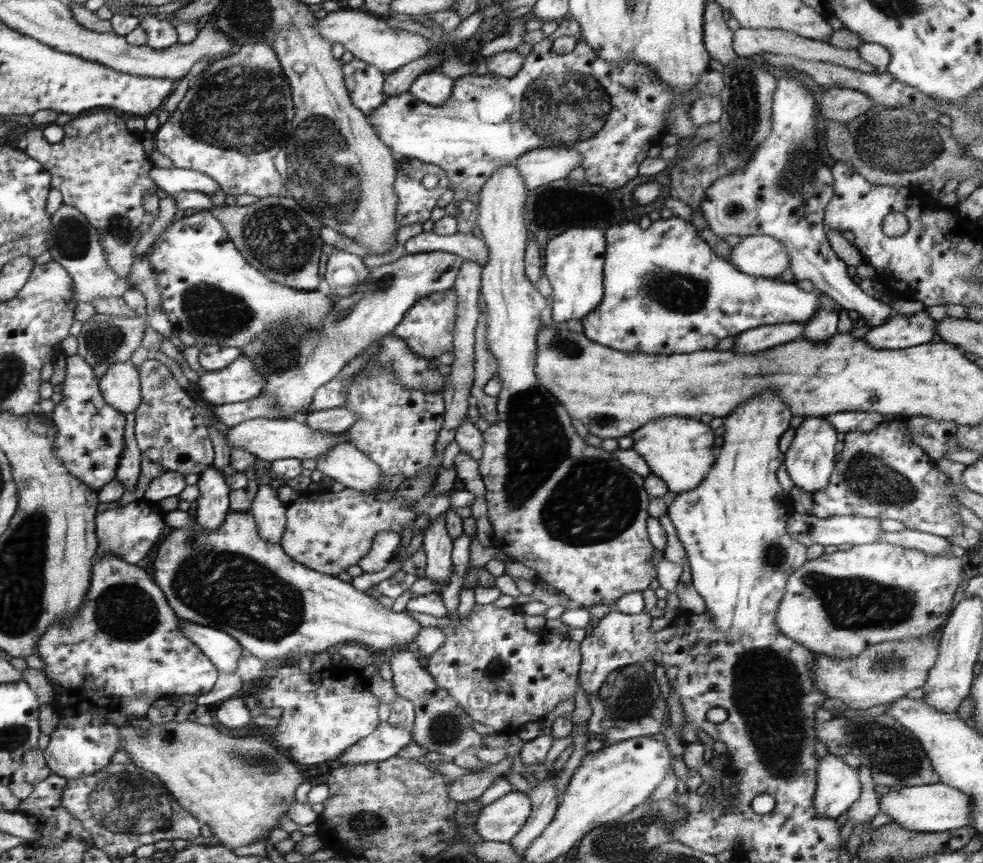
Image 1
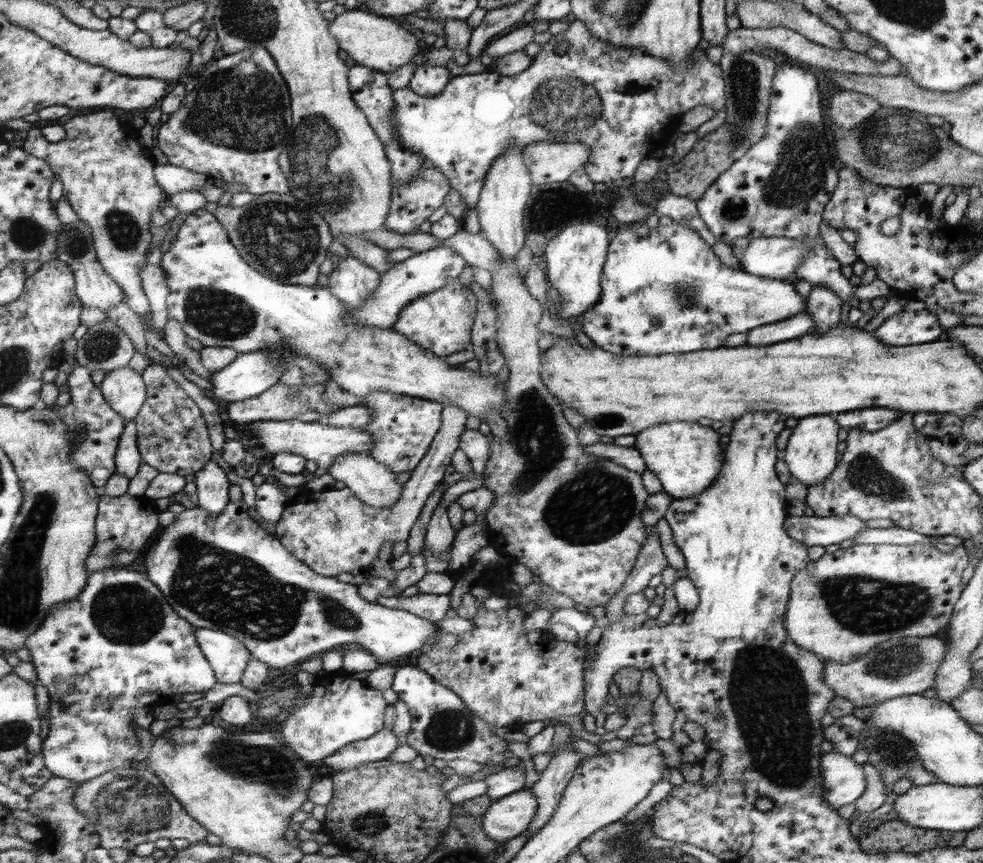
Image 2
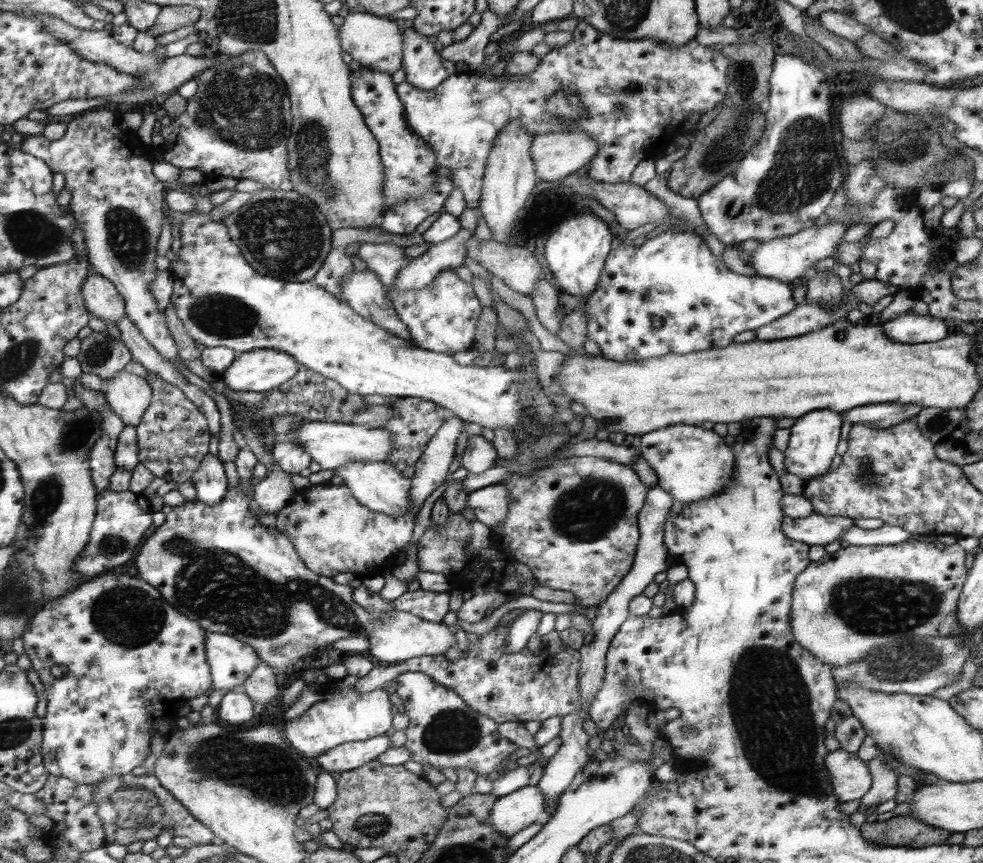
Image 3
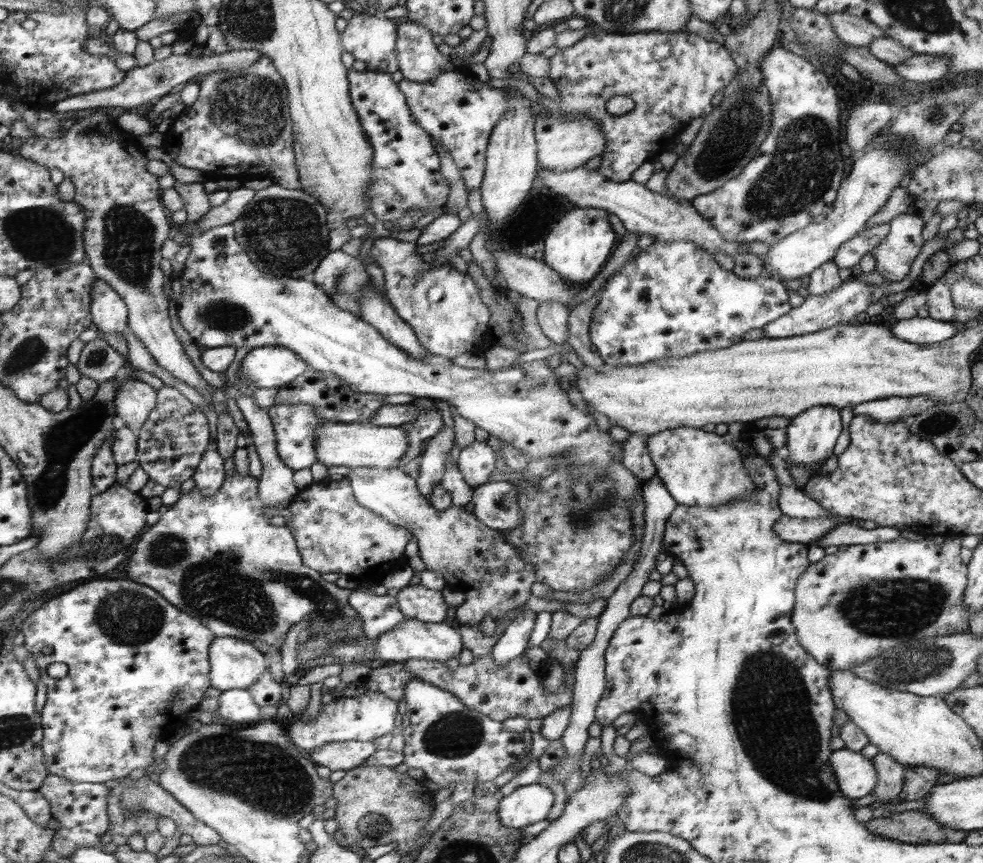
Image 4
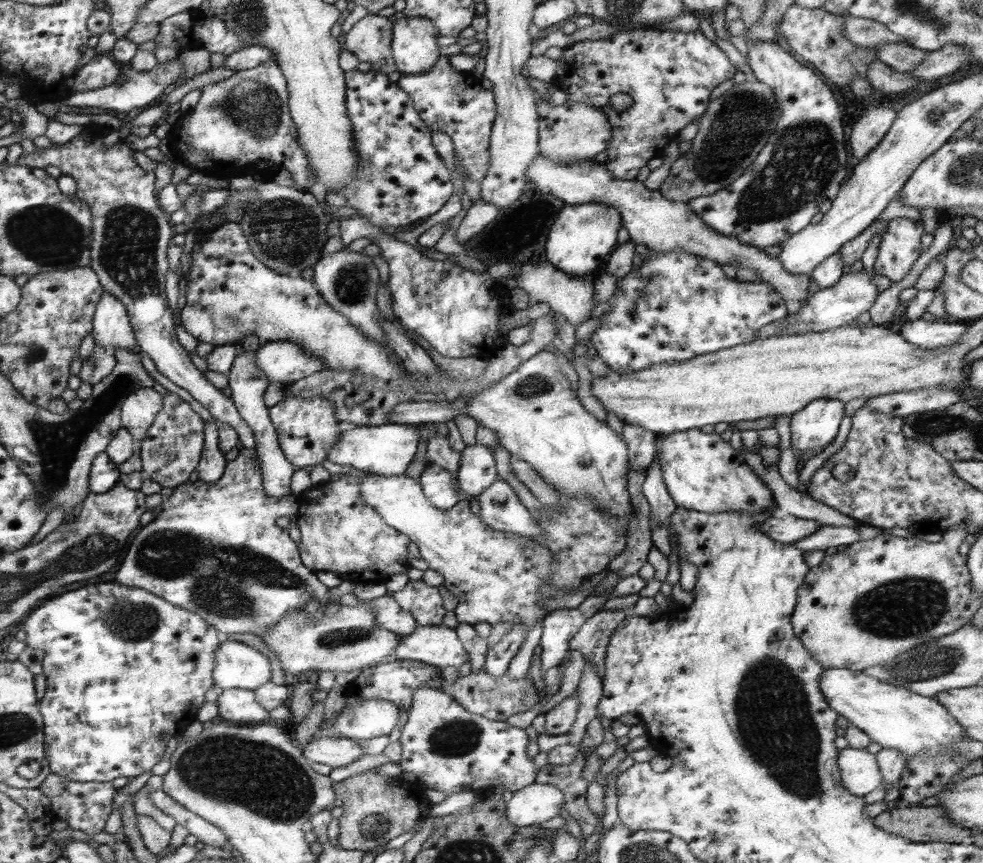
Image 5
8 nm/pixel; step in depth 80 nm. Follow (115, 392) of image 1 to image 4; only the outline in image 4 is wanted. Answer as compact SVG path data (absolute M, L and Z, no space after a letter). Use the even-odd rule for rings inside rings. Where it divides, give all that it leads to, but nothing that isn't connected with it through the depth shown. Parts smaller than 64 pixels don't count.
M125 378L115 394L117 416L135 432L145 426L157 403L158 391L139 378Z

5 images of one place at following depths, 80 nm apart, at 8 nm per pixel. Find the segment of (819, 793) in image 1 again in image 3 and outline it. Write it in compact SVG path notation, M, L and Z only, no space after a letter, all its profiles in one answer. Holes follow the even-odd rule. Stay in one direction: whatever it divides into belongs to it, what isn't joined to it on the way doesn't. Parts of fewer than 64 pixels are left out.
M842 748L830 751L826 755L825 765L831 776L834 794L841 803L861 800L870 790L870 769L857 753L852 754Z

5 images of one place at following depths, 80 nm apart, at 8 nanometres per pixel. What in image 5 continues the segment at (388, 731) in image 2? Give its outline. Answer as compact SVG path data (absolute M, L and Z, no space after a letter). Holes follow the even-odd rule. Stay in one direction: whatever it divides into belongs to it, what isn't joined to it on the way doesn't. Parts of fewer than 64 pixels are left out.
M316 737L303 747L310 760L332 768L346 766L365 753L357 741L344 737Z

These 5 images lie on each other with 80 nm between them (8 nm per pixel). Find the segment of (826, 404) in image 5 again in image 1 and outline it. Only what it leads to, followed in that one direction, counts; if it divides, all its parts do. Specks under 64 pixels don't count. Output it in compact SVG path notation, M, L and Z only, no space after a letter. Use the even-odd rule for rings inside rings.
M805 417L800 426L795 429L794 438L784 453L783 460L795 486L813 493L822 490L828 484L837 461L837 453L834 449L838 442L836 434L836 428L824 417Z

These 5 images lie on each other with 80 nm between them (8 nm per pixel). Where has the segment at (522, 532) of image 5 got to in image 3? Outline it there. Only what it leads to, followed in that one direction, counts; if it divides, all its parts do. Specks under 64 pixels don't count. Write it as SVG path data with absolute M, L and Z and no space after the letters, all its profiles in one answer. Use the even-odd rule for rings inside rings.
M500 483L468 493L467 506L474 510L476 520L488 526L498 526L507 517L509 496Z

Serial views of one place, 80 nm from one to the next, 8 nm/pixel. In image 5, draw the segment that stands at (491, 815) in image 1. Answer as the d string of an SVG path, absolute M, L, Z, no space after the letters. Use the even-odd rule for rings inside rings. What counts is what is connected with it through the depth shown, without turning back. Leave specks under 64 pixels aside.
M535 781L534 784L513 792L512 799L506 804L506 818L519 827L534 827L537 824L542 824L542 822L558 817L560 807L564 803L565 794L558 787Z

